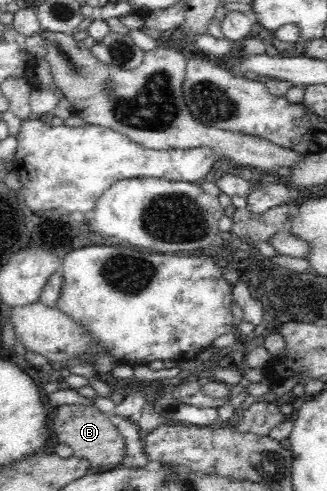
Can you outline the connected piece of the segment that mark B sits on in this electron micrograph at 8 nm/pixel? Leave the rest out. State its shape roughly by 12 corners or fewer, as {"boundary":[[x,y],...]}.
{"boundary":[[87,403],[58,406],[52,432],[93,473],[120,467],[126,442]]}

